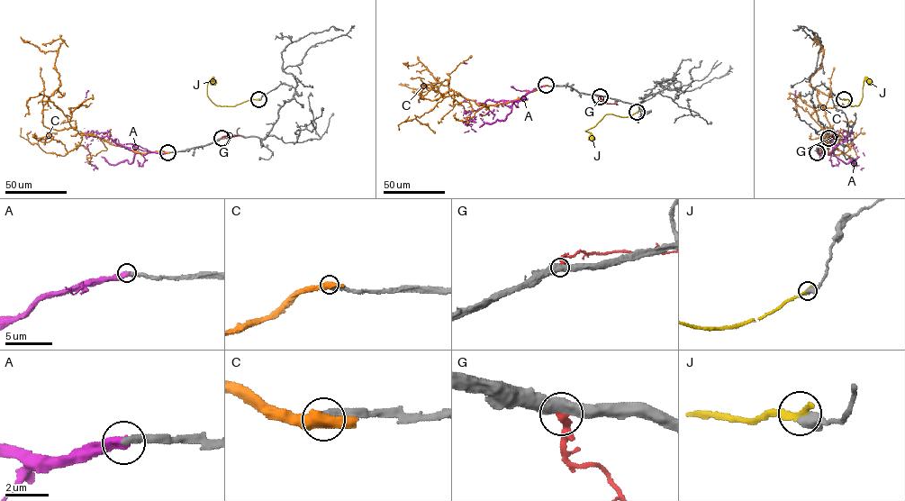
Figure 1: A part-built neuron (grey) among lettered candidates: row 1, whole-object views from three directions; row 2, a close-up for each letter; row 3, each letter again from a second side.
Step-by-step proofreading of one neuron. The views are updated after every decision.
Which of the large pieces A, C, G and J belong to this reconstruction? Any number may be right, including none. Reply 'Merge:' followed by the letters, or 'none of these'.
Merge: A

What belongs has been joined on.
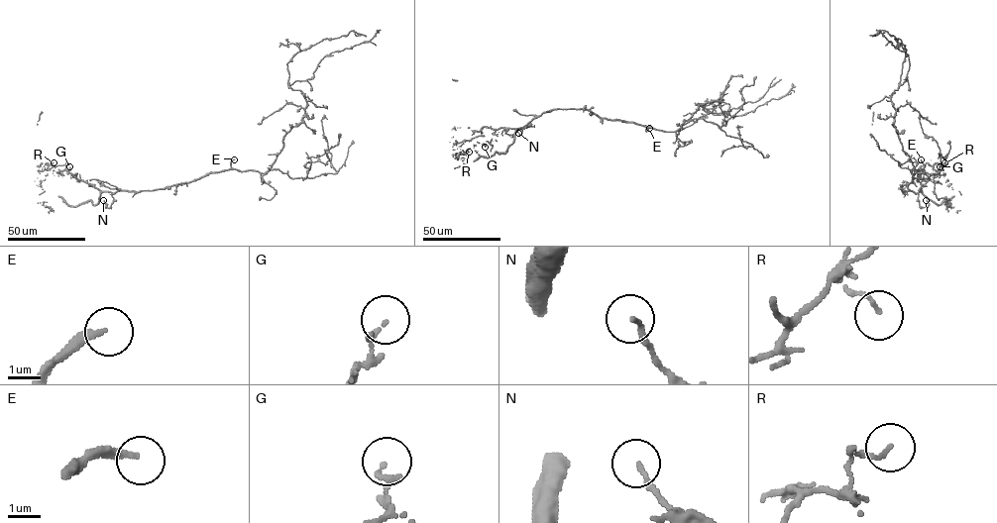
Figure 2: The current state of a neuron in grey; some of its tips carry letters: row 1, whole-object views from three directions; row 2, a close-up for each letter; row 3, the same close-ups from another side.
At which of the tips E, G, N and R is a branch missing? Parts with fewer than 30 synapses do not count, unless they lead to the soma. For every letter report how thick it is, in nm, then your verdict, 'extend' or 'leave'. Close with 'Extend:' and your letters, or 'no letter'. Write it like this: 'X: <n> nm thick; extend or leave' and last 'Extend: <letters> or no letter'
E: 200 nm thick; extend
G: 150 nm thick; leave
N: 130 nm thick; leave
R: 90 nm thick; leave
Extend: E

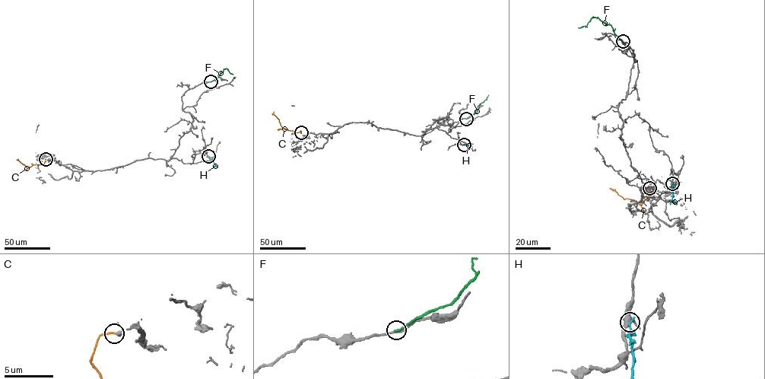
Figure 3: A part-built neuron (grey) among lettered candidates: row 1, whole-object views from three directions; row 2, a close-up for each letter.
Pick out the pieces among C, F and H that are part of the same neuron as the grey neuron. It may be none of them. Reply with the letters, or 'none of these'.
C

